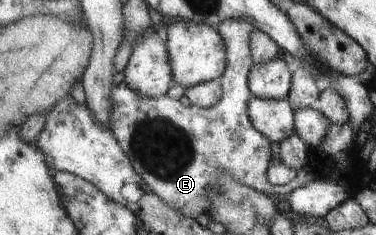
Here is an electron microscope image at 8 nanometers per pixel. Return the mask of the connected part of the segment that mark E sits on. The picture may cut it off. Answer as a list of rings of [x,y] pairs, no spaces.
[[[228,19],[219,26],[219,31],[226,41],[228,49],[227,71],[220,78],[223,82],[223,99],[210,108],[199,107],[191,104],[189,107],[180,103],[179,99],[172,99],[168,95],[163,97],[148,97],[140,95],[140,91],[134,91],[126,81],[112,87],[112,117],[110,117],[110,128],[120,141],[124,151],[128,153],[132,164],[139,175],[152,187],[152,191],[158,193],[168,205],[176,207],[184,215],[198,219],[202,213],[208,215],[208,209],[212,201],[208,197],[208,185],[220,175],[220,171],[226,171],[240,179],[240,183],[250,185],[258,191],[264,191],[268,195],[290,194],[294,189],[308,184],[319,177],[319,172],[306,165],[296,172],[296,177],[286,185],[272,185],[268,179],[268,169],[274,163],[274,151],[272,143],[257,131],[252,124],[251,116],[248,113],[248,101],[253,97],[249,87],[249,78],[255,60],[251,51],[252,33],[257,27],[250,21],[242,19]]]

